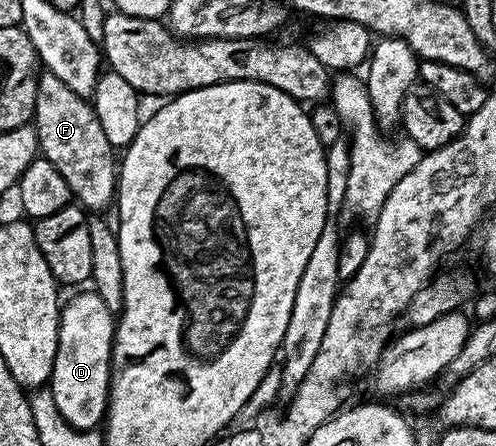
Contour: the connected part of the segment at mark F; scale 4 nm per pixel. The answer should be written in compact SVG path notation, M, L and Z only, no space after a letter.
M39 74L32 126L38 134L41 158L52 161L52 165L60 169L64 181L68 181L71 196L87 212L102 213L109 203L111 206L115 202L120 170L116 162L116 149L109 143L89 98L72 93L60 77Z

